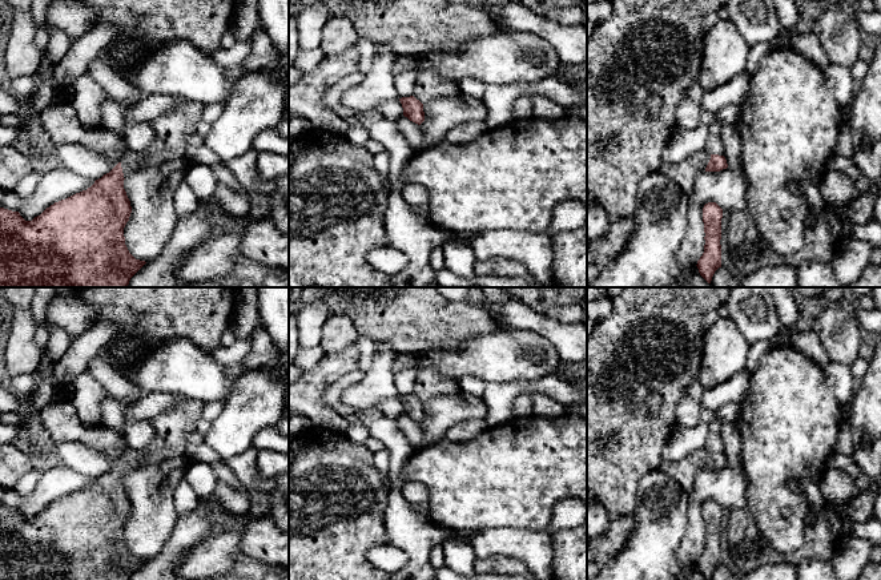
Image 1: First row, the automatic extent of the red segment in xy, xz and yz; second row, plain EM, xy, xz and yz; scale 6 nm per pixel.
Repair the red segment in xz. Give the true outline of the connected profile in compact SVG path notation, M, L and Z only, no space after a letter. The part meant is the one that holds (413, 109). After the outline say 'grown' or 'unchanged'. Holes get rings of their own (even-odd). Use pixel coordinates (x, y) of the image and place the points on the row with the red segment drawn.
M422 72L418 76L415 92L399 98L403 116L421 125L425 121L423 105L438 97L452 97L460 93L459 84L446 80L435 72Z; grown

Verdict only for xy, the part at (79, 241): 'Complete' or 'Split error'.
Split error

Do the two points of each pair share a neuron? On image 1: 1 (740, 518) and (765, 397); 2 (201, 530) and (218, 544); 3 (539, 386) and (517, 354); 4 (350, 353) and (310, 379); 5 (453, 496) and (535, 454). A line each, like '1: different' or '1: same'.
1: different
2: different
3: different
4: same
5: same

